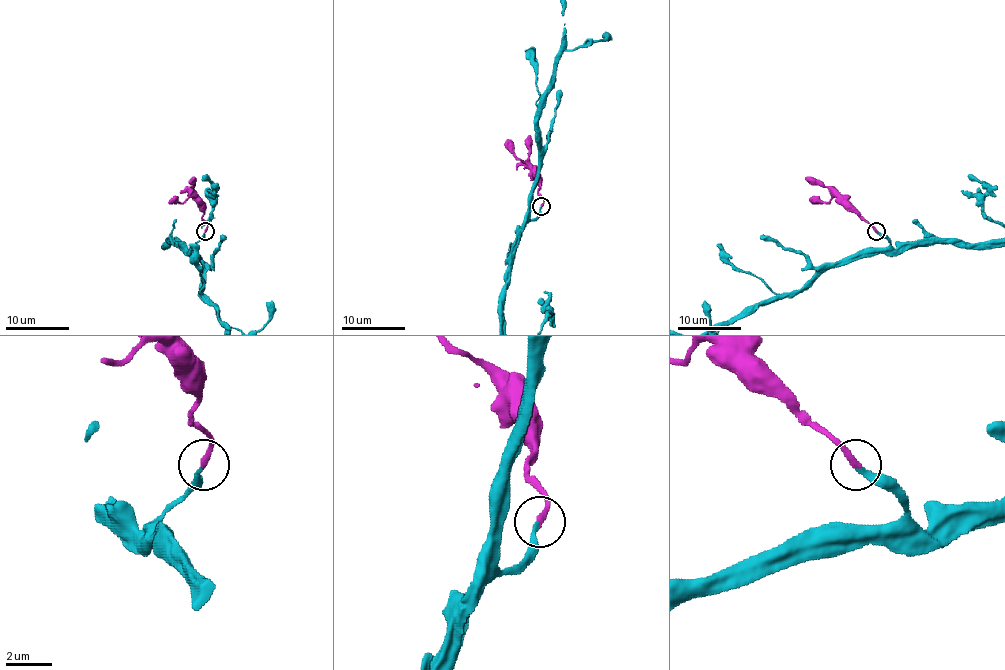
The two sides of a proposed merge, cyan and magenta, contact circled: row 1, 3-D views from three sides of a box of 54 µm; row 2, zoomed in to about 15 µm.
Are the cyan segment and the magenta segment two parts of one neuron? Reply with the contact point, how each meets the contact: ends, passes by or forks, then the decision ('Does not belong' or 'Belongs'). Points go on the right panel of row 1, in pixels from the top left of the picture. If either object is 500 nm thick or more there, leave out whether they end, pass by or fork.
Place: (876, 231). At the ring cyan ends. At the ring magenta ends. Belongs

